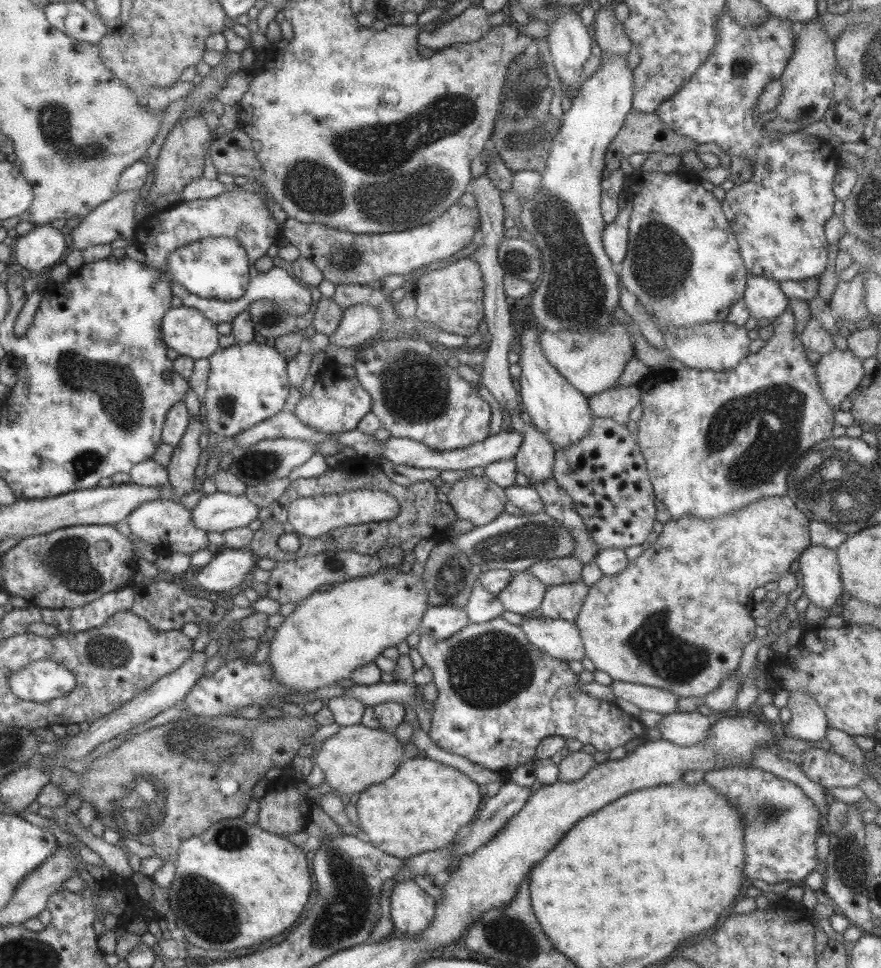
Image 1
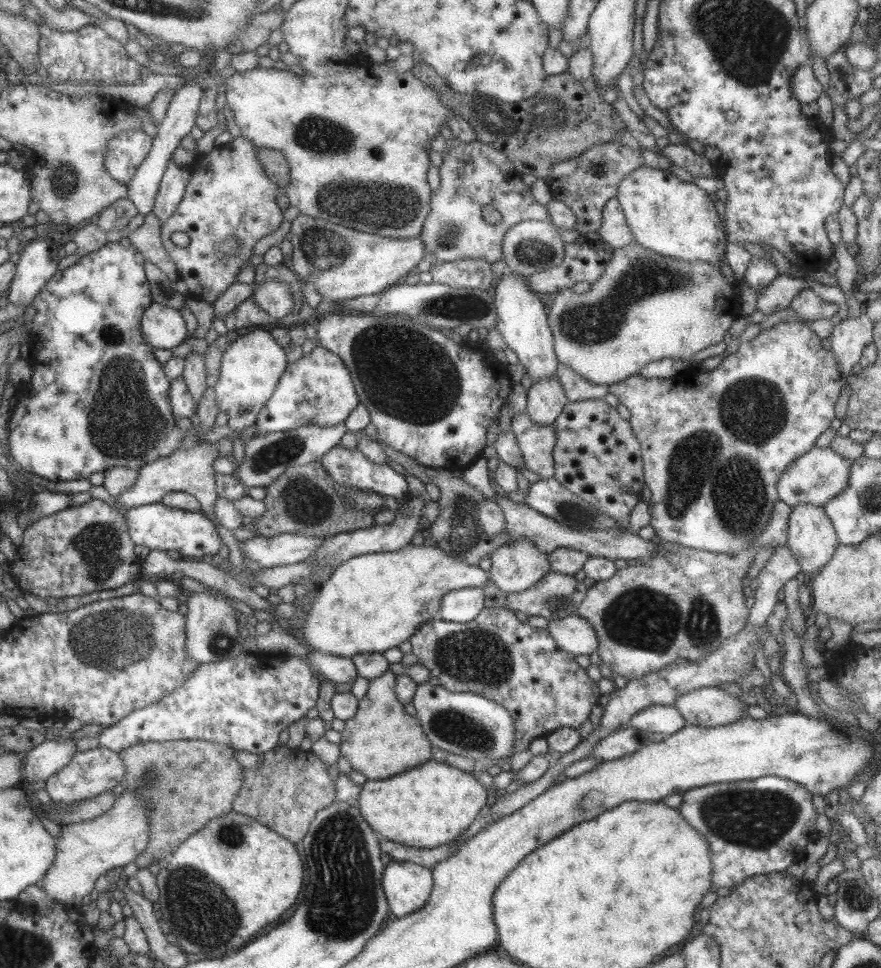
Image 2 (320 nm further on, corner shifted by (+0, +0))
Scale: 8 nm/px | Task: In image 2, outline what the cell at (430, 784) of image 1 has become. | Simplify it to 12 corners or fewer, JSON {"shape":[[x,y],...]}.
{"shape":[[432,758],[367,779],[357,802],[379,837],[450,843],[487,804],[471,772]]}

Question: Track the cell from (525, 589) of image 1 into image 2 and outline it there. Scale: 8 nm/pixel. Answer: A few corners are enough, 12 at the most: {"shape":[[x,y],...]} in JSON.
{"shape":[[527,538],[490,555],[488,578],[503,593],[535,585],[547,555]]}

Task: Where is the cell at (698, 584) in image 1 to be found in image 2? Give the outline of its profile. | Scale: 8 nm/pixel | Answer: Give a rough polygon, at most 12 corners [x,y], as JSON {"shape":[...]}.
{"shape":[[777,499],[747,551],[659,541],[575,614],[627,680],[695,663],[749,617],[741,580],[787,544]]}

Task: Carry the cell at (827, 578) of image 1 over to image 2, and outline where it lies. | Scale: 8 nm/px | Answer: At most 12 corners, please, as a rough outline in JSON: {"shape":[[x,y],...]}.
{"shape":[[791,507],[787,548],[803,573],[817,573],[837,538],[825,511]]}

